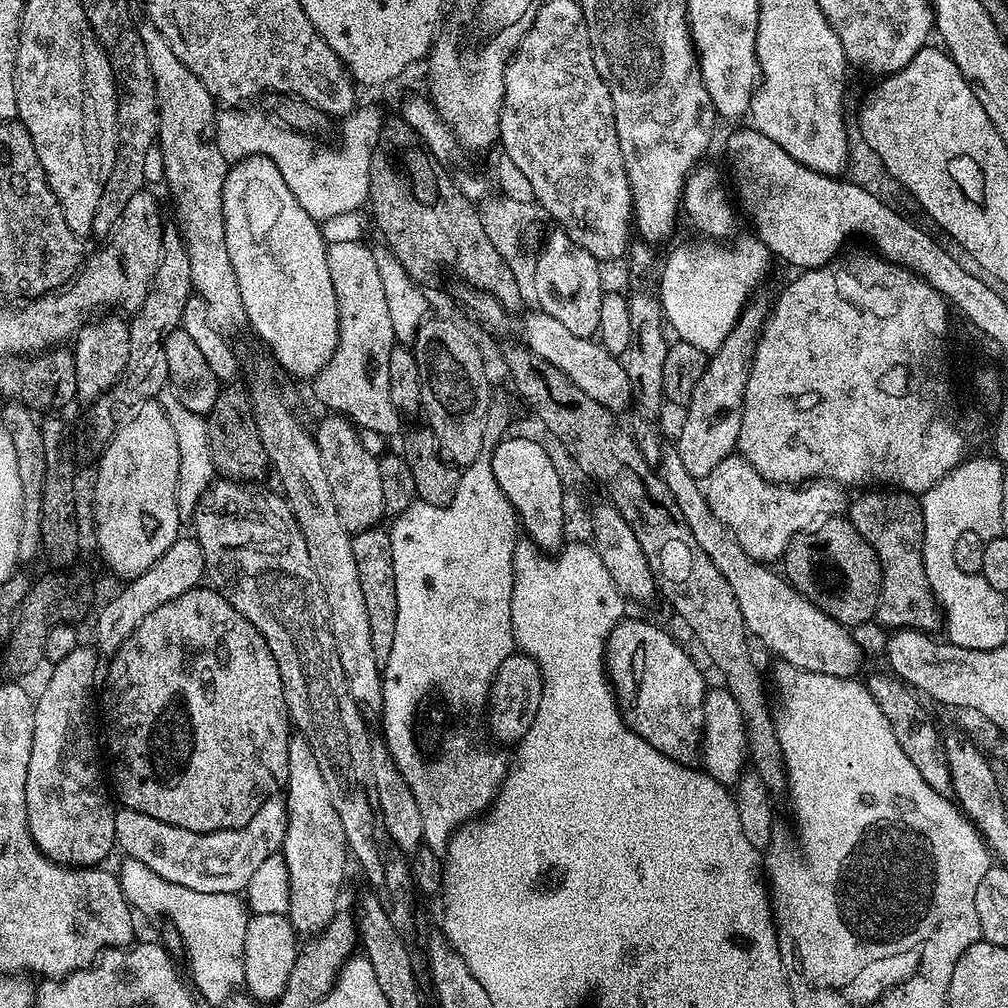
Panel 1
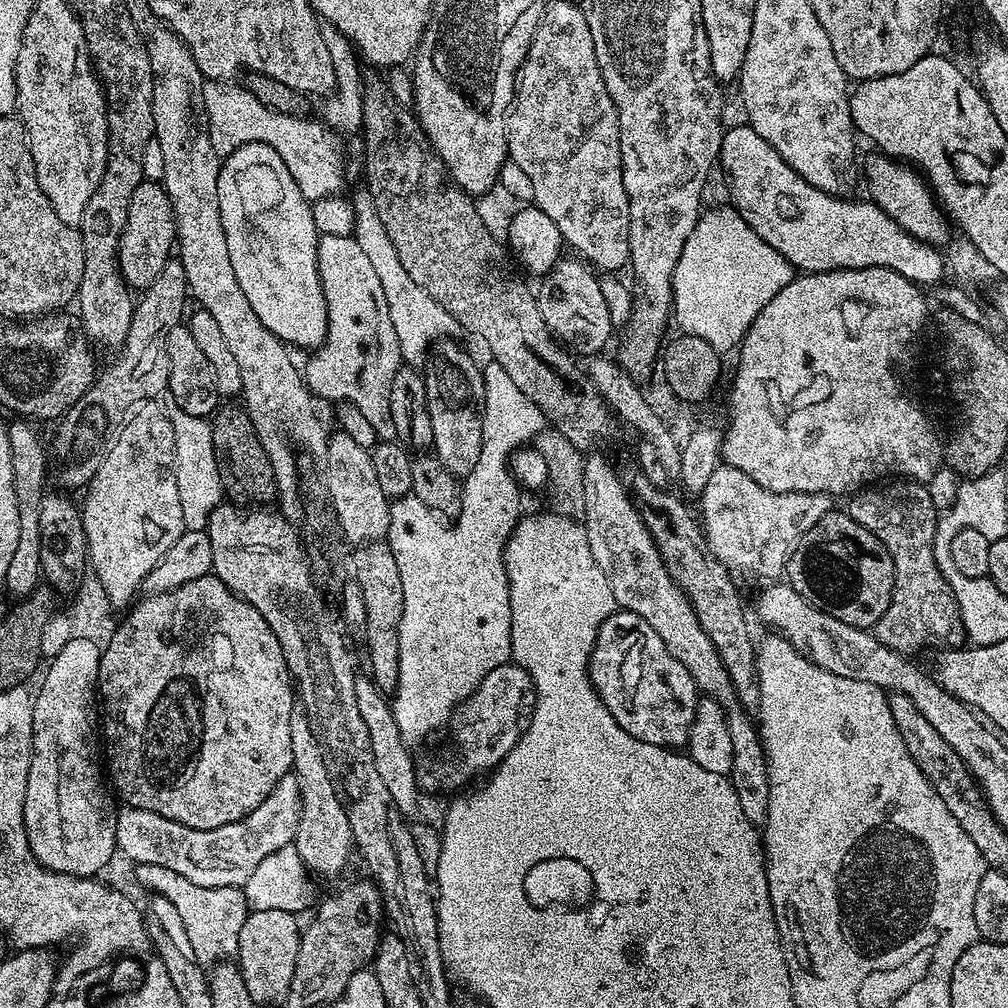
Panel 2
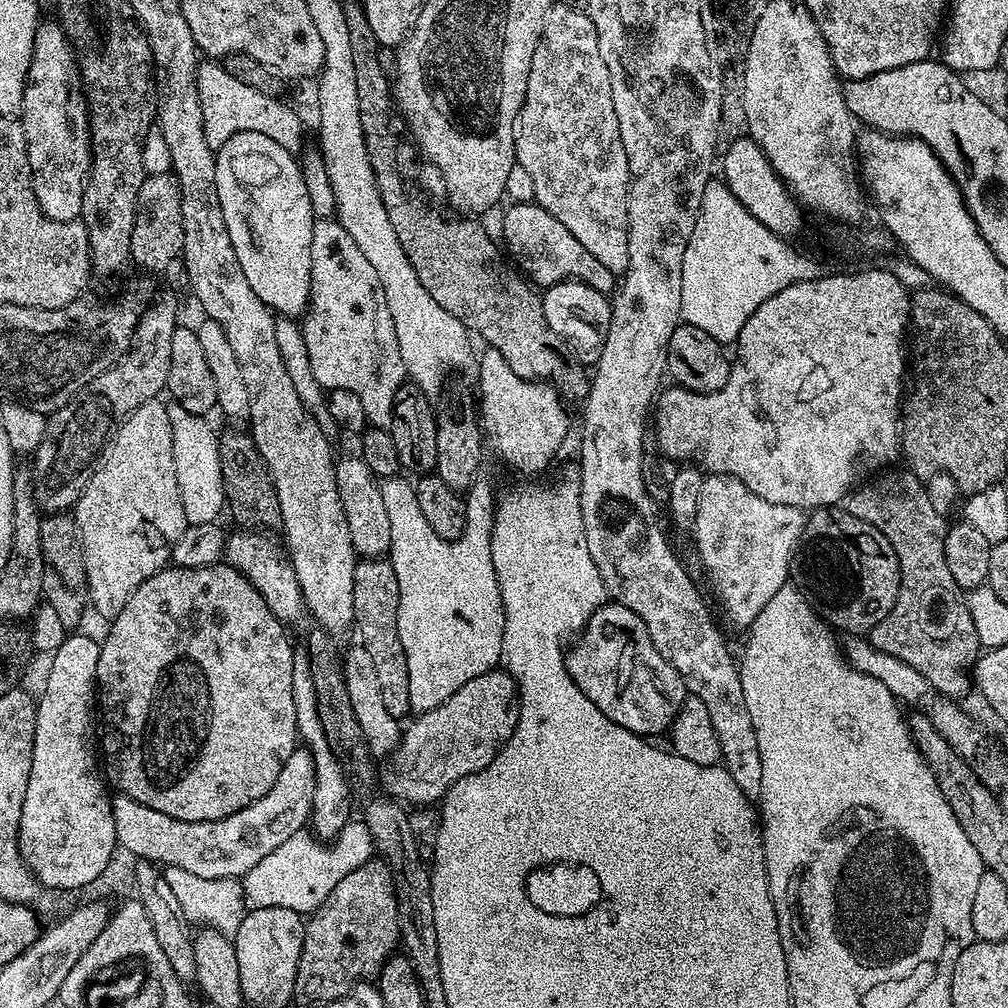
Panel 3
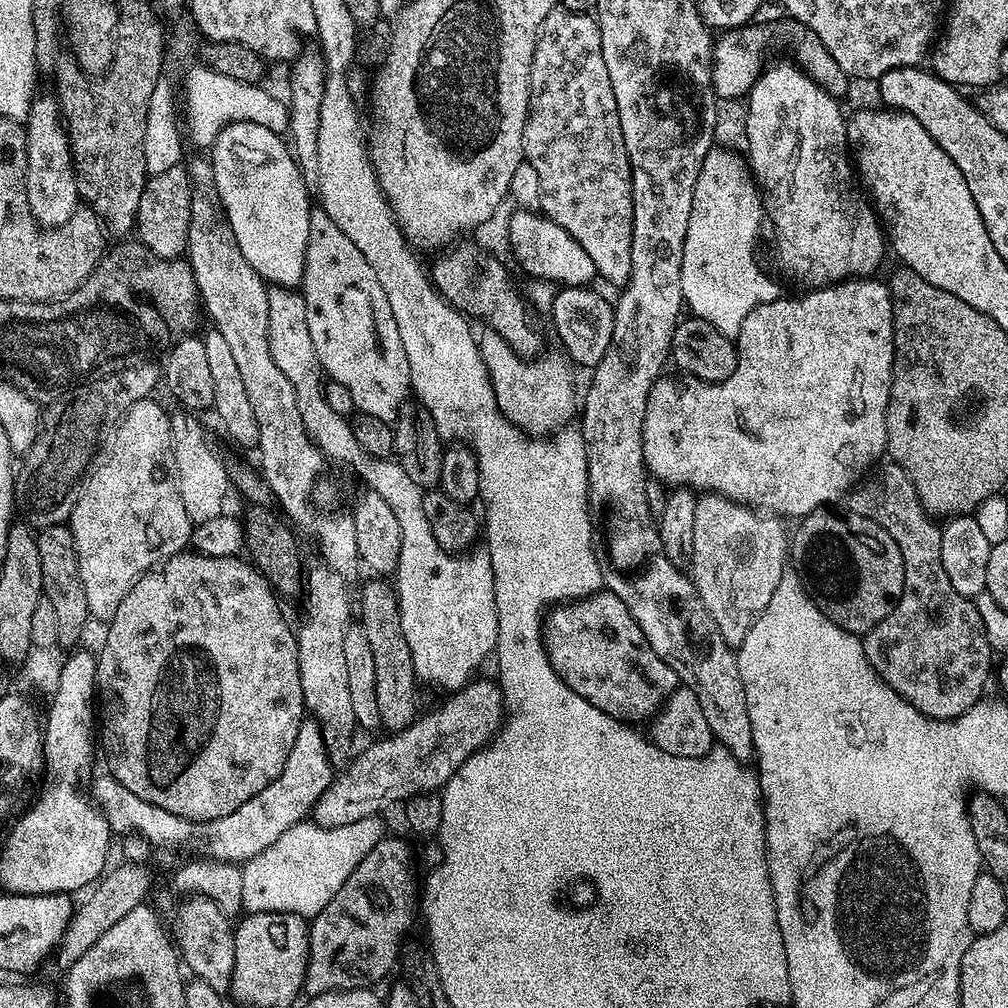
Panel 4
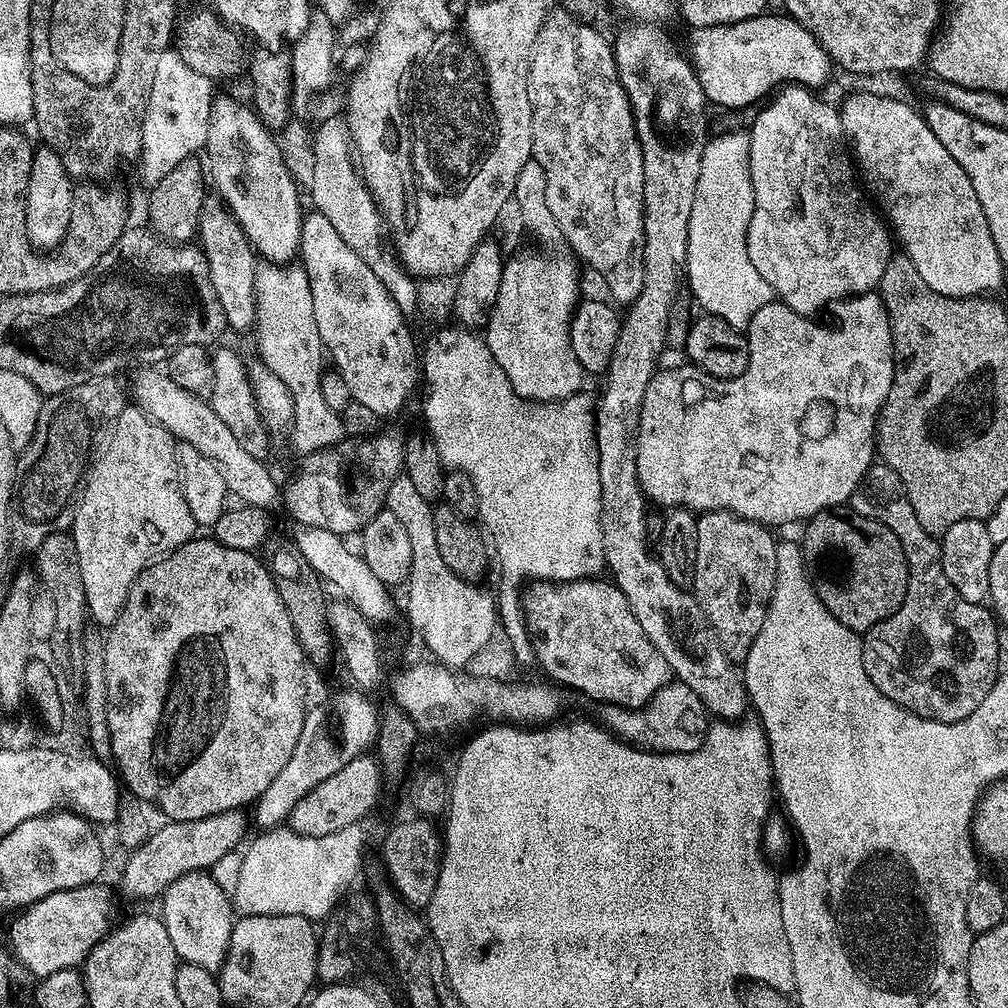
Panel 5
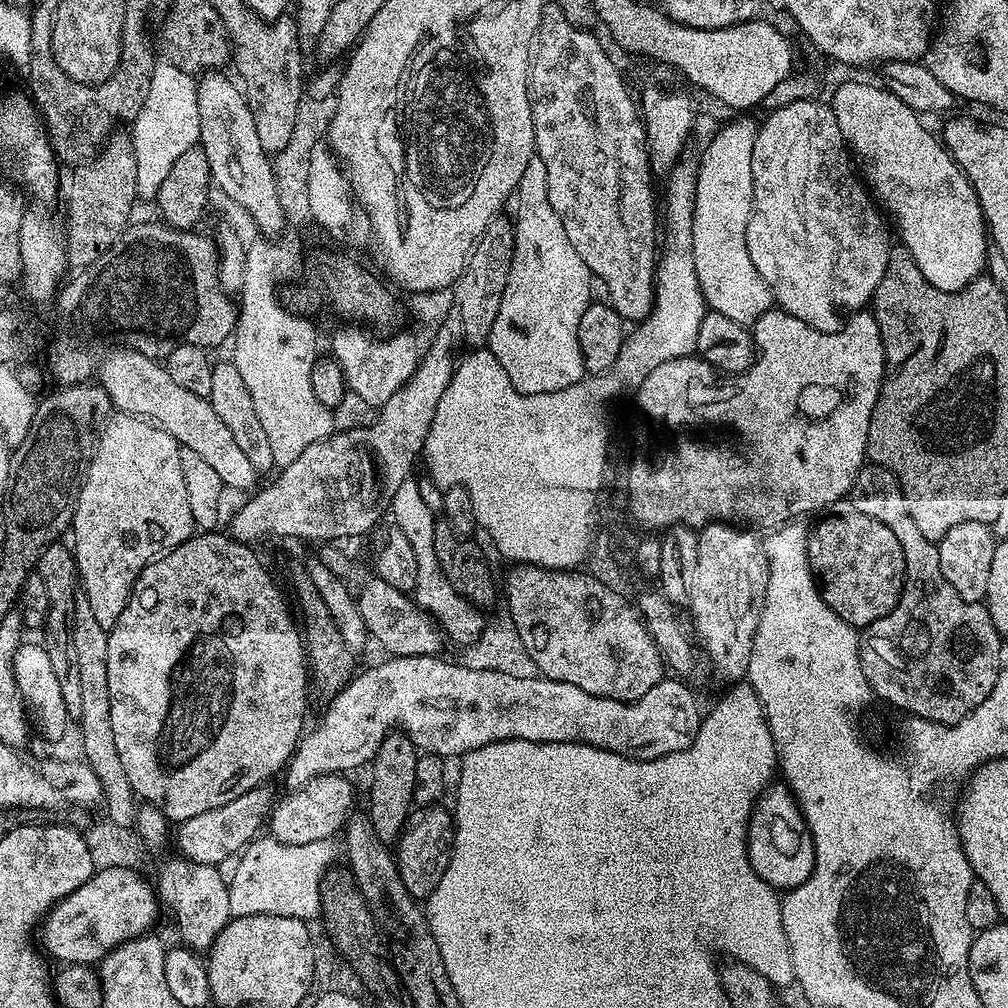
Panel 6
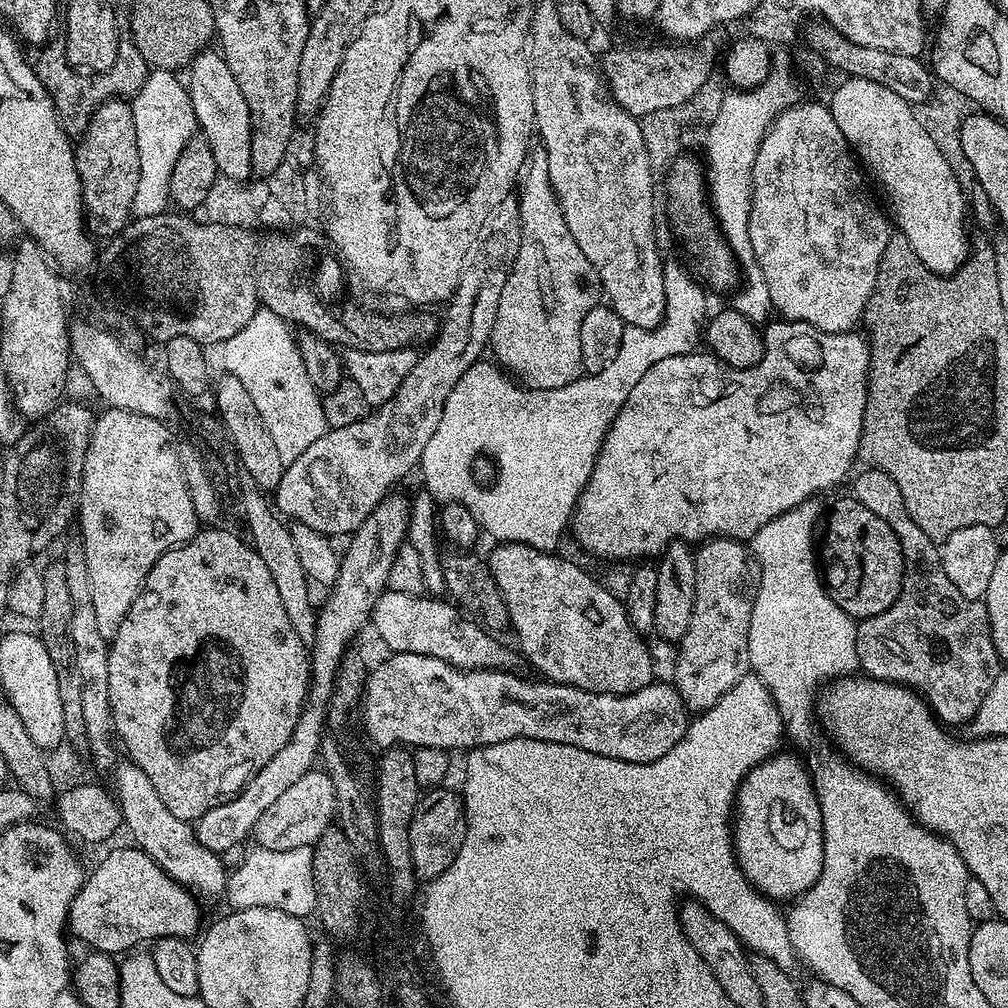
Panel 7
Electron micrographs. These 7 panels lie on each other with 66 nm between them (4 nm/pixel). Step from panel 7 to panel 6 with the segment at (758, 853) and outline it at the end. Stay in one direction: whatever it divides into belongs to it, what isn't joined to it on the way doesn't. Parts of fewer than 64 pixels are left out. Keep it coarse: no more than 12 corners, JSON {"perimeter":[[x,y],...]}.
{"perimeter":[[769,787],[752,808],[748,857],[777,890],[814,866],[795,796]]}

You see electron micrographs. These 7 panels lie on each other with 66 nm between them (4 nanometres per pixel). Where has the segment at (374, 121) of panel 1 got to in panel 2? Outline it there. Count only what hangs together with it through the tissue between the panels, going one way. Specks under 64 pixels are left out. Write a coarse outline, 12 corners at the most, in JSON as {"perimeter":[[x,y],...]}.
{"perimeter":[[208,80],[221,158],[274,146],[310,202],[344,184],[344,146],[311,117],[280,114],[236,82]]}

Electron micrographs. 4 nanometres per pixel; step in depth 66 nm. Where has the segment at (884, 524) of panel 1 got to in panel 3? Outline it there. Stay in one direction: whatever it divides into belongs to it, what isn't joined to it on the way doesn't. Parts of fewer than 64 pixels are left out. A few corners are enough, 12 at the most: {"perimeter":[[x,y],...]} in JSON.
{"perimeter":[[885,471],[846,497],[900,567],[878,650],[959,701],[982,655],[925,481]]}

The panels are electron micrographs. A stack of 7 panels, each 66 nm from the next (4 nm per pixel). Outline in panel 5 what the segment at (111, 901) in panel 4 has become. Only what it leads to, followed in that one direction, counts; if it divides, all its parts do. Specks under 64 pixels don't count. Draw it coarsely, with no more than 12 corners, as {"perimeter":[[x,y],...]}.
{"perimeter":[[243,811],[164,822],[130,852],[120,892],[163,897],[237,851]]}

